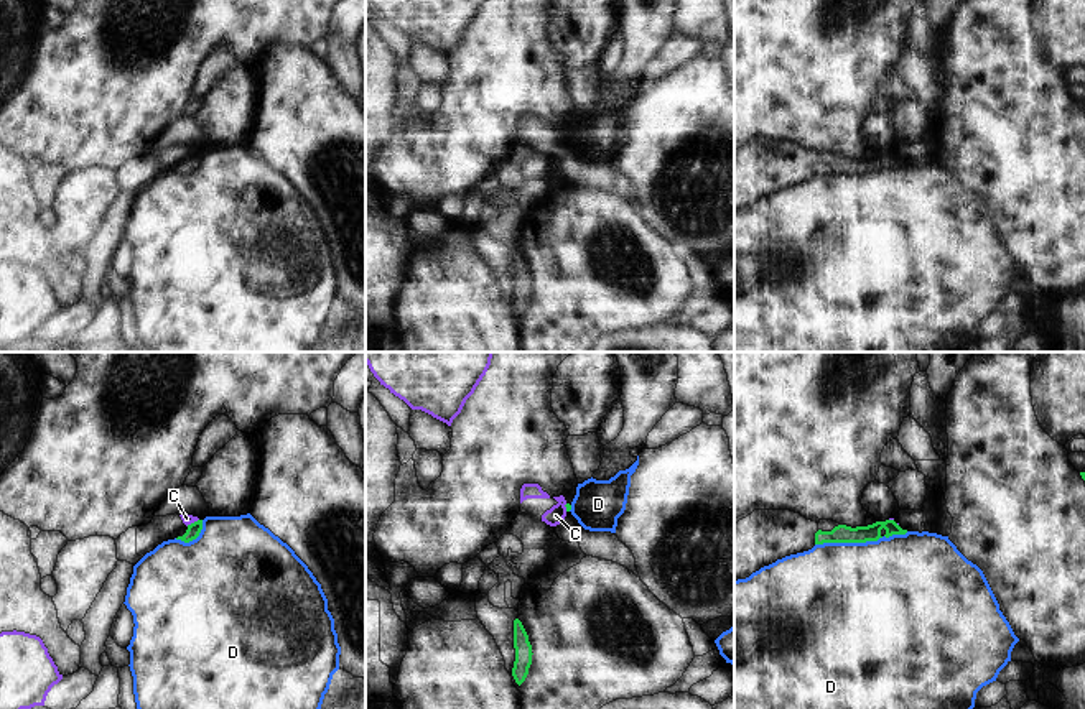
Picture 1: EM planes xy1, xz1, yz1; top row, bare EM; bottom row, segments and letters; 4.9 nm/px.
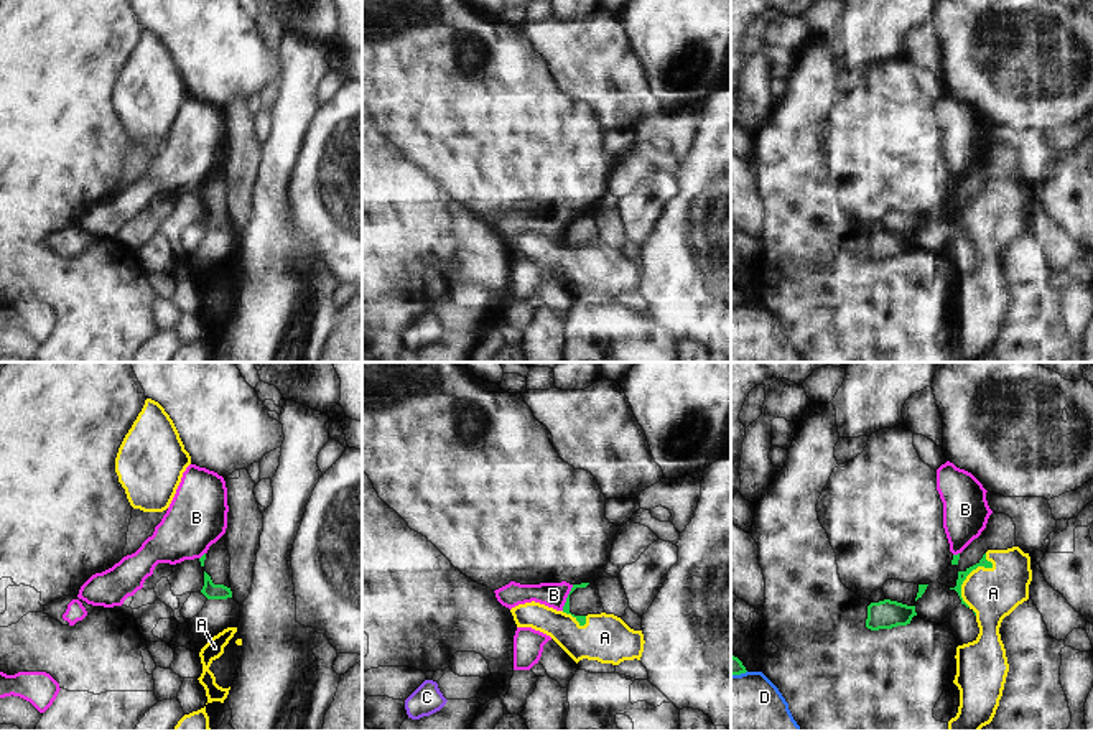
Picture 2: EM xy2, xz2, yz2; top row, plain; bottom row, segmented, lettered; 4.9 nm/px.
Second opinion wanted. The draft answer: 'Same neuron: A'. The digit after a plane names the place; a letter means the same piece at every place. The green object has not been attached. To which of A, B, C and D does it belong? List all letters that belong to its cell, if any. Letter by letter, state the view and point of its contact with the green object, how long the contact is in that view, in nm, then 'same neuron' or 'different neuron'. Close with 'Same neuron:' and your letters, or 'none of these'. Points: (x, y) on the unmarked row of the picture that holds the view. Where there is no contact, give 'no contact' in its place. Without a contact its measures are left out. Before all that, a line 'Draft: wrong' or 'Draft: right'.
Draft: right
A: meets green in yz2 at (970, 203); contact 280 nm long; same neuron
B: meets green in xz2 at (567, 229); contact 140 nm long; different neuron
C: meets green in xy1 at (191, 155); contact 70 nm long; different neuron
D: meets green in yz1 at (861, 173); contact 460 nm long; different neuron
Same neuron: A

